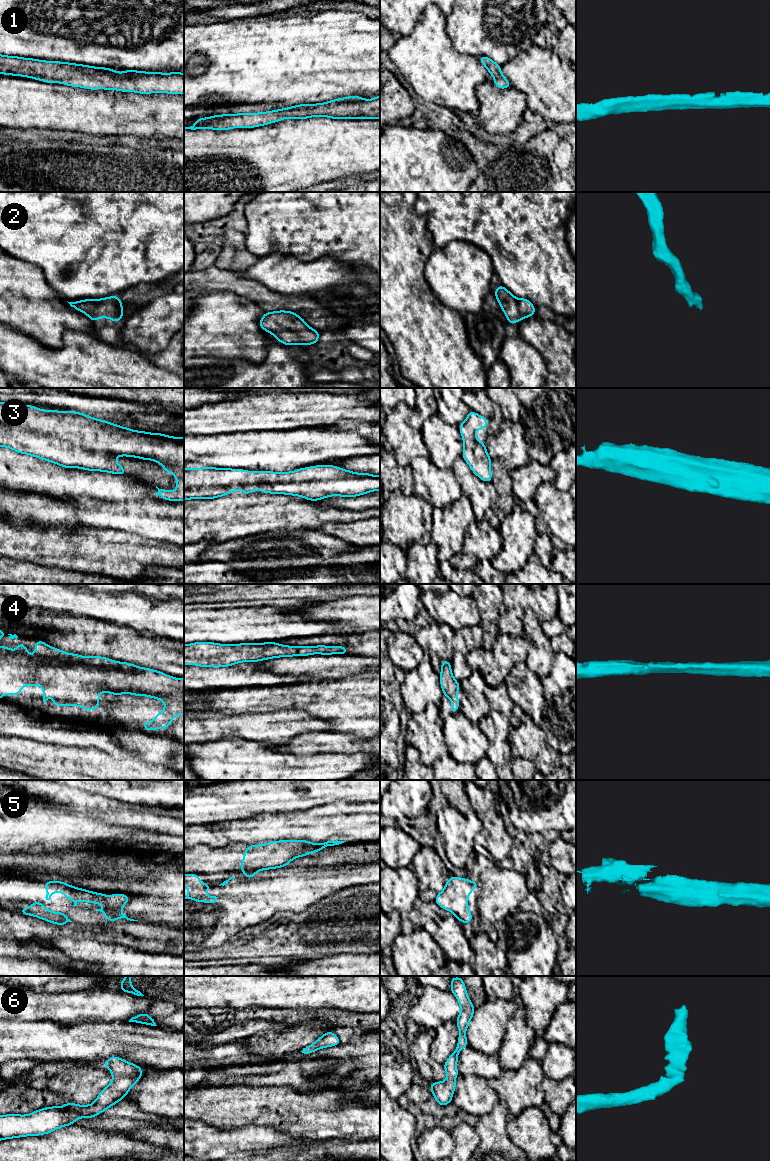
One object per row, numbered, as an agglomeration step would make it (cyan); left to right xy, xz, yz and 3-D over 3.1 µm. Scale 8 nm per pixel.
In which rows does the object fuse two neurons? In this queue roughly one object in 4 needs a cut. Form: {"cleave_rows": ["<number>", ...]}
{"cleave_rows": ["5"]}

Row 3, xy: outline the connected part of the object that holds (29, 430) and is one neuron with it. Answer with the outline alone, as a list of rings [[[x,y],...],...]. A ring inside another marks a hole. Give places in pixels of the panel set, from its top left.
[[[0,402],[0,446],[10,448],[21,454],[28,454],[28,455],[43,459],[45,461],[55,463],[64,468],[80,468],[88,471],[102,471],[102,472],[109,472],[112,474],[119,474],[119,475],[125,475],[126,469],[124,467],[121,467],[115,461],[115,458],[118,456],[128,456],[128,457],[136,457],[144,460],[152,460],[162,465],[164,467],[164,470],[163,470],[164,472],[170,472],[172,475],[176,477],[176,486],[177,486],[177,489],[175,491],[167,491],[165,489],[159,489],[156,486],[156,488],[158,489],[158,492],[156,493],[156,497],[160,493],[161,494],[160,499],[170,500],[170,501],[184,501],[184,491],[180,489],[182,486],[184,486],[184,437],[172,437],[169,435],[164,435],[162,433],[149,433],[145,431],[136,431],[136,430],[129,429],[127,427],[116,425],[108,421],[93,418],[89,415],[79,413],[77,411],[43,410],[43,409],[34,407],[33,405],[24,405],[22,407],[16,407],[16,406],[10,405],[9,403]]]

